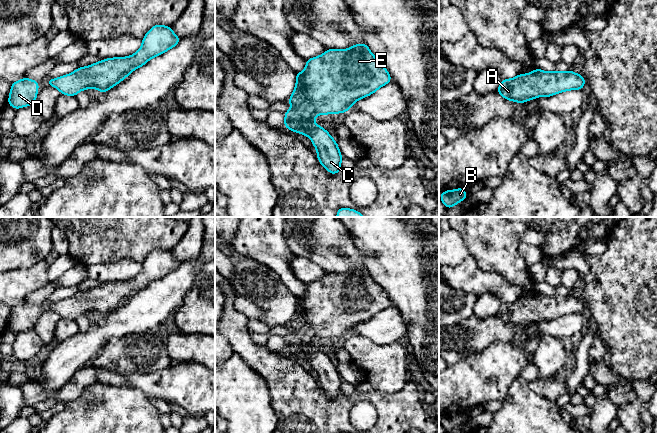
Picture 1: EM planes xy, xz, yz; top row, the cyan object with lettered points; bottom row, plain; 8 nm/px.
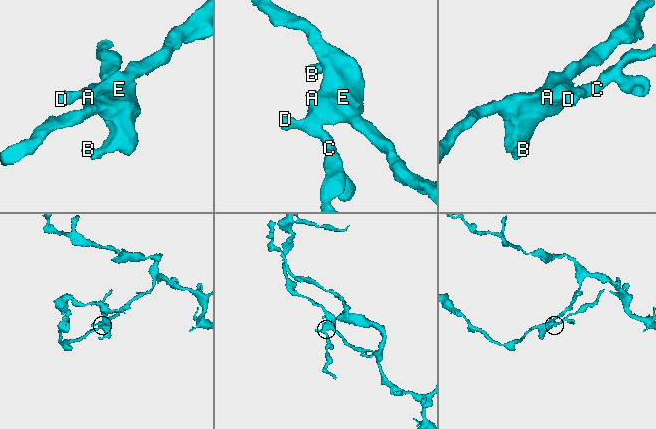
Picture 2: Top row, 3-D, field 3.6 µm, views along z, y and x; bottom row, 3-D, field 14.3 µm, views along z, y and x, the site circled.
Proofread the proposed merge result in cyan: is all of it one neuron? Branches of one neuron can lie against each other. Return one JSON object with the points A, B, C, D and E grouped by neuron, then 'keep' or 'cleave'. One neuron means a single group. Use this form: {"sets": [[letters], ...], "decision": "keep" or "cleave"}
{"sets": [["A", "B", "C", "D", "E"]], "decision": "keep"}

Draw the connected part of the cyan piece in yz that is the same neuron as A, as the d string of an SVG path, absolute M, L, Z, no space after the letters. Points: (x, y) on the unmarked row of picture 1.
M535 292L532 297L519 298L512 303L502 303L497 317L503 322L524 327L529 324L570 314L582 314L585 302L573 295L546 296Z

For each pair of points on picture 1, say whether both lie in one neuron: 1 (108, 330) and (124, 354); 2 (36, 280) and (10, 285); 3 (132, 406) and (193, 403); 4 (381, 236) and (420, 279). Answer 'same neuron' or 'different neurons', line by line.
1: different neurons
2: same neuron
3: different neurons
4: same neuron

